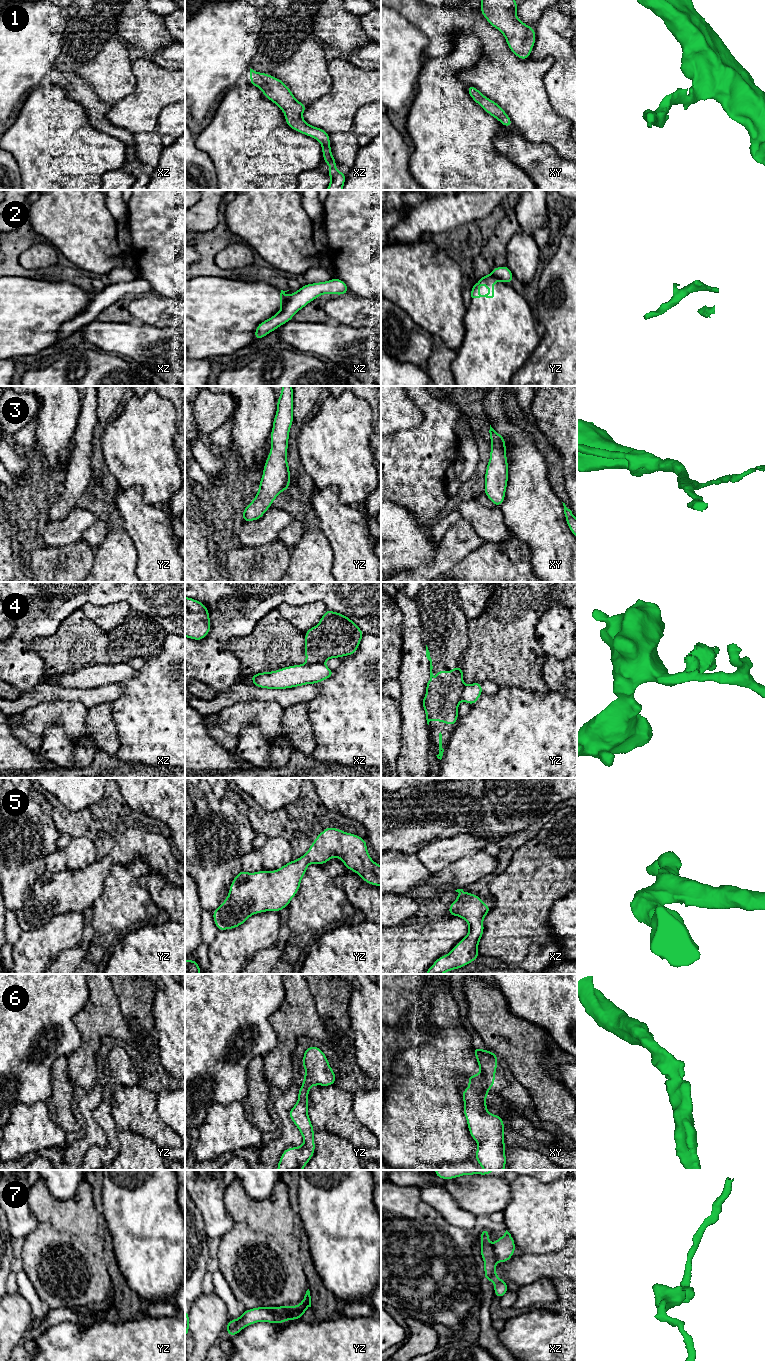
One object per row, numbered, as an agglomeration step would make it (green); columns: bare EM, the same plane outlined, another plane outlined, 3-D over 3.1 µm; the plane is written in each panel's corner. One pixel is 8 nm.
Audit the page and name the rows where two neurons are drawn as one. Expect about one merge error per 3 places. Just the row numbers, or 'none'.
2, 4, 7

